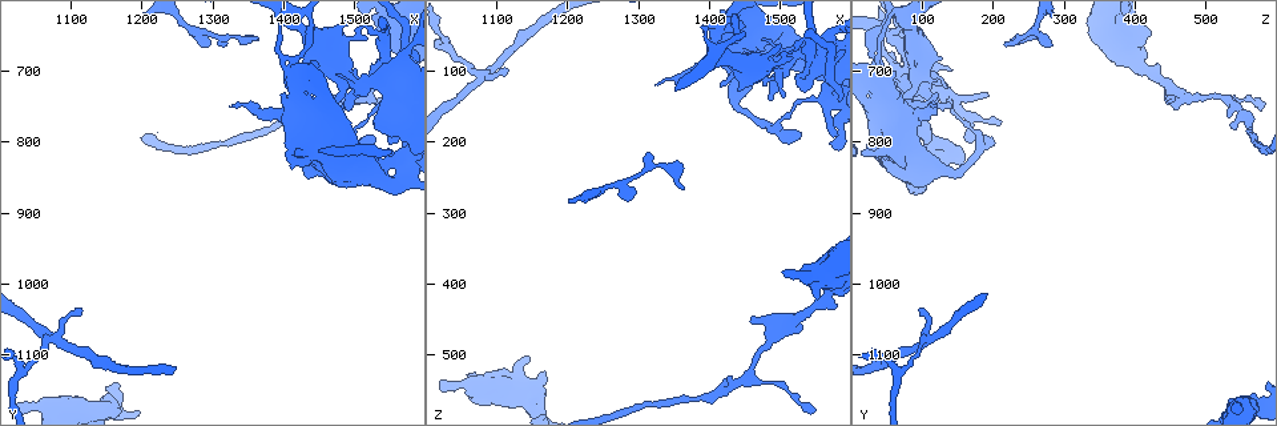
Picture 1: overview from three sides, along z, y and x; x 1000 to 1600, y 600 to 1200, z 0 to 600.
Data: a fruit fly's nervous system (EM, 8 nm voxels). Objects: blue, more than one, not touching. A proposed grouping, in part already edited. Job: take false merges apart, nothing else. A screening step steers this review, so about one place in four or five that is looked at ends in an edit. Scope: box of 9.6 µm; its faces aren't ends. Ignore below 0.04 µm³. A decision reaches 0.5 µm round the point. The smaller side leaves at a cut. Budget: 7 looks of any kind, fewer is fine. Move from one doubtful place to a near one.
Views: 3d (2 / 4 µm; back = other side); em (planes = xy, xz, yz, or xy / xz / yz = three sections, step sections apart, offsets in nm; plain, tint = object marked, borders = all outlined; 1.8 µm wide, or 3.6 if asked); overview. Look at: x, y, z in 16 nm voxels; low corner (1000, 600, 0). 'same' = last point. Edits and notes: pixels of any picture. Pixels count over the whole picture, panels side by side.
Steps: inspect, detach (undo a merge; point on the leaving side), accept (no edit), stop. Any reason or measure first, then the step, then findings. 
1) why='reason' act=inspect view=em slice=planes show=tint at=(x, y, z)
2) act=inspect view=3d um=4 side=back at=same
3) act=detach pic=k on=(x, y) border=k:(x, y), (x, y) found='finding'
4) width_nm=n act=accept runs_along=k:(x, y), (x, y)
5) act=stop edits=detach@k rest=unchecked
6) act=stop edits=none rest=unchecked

why='three-way junction' act=inspect view=em slice=planes show=plain at=(1080, 1080, 115)

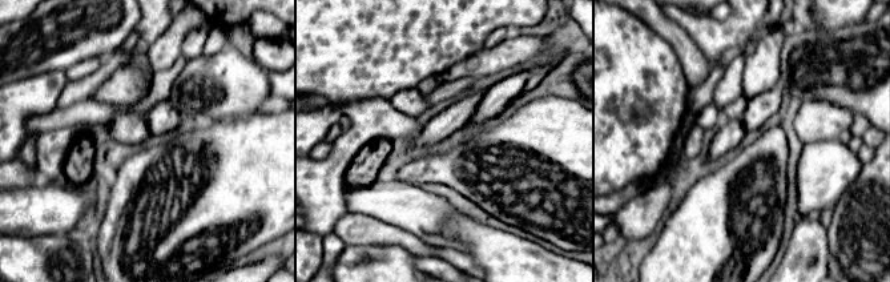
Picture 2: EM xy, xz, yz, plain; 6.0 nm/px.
why='with the object marked' act=inspect view=em slice=planes show=tint at=same

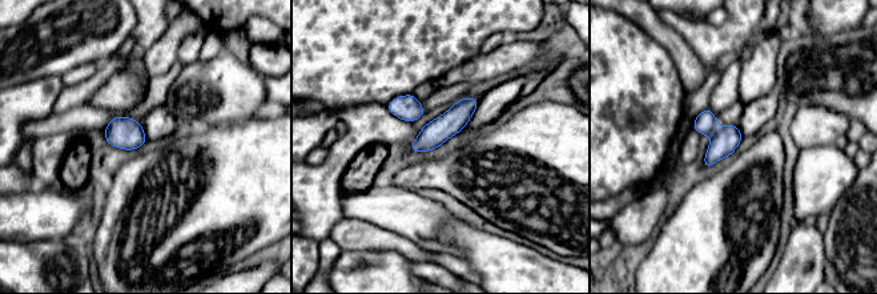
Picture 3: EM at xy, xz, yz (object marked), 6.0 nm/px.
act=detach pic=3 on=(705, 123) border=3:(719, 125), (711, 133) found='a second neuron is stuck on'

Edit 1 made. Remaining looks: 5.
act=inspect view=overview

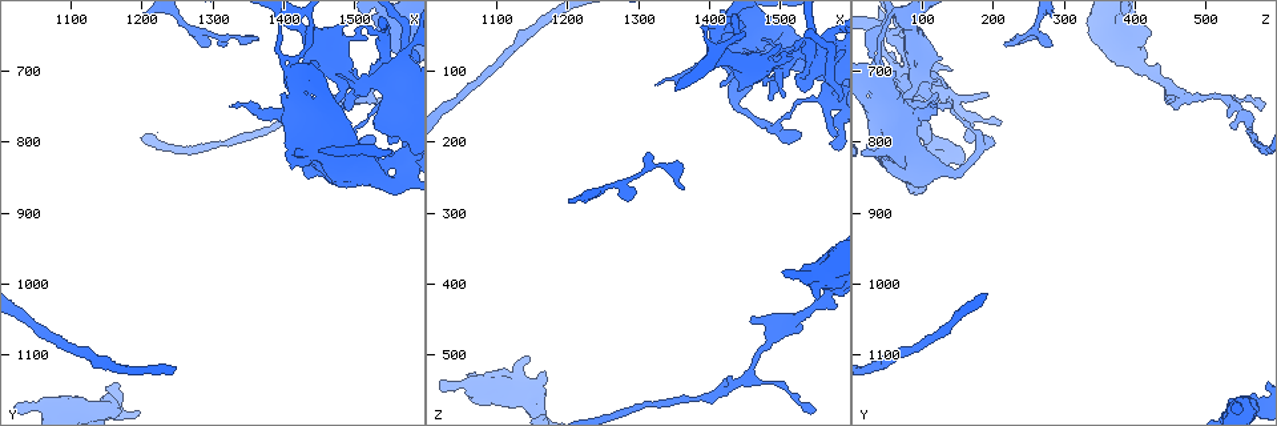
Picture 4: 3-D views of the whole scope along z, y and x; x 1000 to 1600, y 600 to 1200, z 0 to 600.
why='calibre changes' act=inspect view=3d um=4 at=(1475, 740, 495)

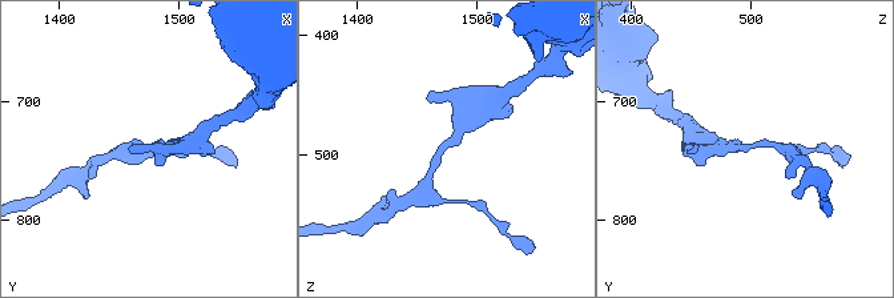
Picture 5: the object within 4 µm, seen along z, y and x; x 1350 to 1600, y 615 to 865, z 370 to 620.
arm_widths_nm=200,260 act=inspect view=em slice=planes show=borders at=(1474, 740, 492)

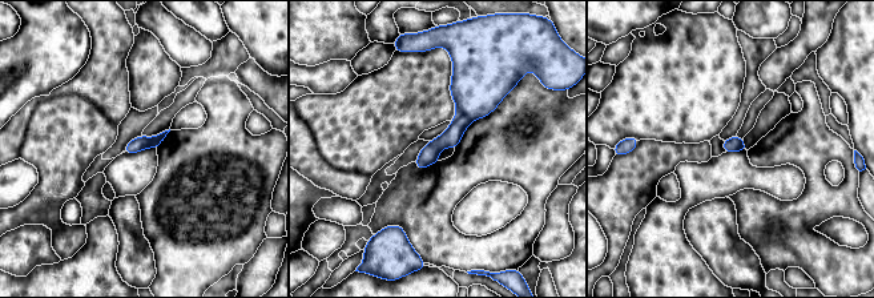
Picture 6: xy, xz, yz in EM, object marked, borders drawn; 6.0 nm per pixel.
width_nm=90 act=detach pic=6 on=(451, 137) part_leaving=6:(463, 119), (419, 165) found='two neurons meet here'

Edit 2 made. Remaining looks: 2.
why='arms part here' act=inspect view=em slice=planes show=tint at=(1415, 705, 40)

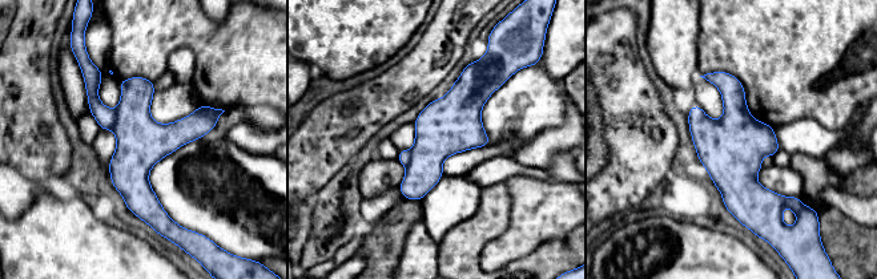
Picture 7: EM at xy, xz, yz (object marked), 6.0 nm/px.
act=detach pic=7 on=(105, 117) part_leaving=7:(97, 73), (93, 102), (107, 126) found='two neurons meet here'

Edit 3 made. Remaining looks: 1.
act=stop edits=detach@3,detach@6,detach@7 rest=unchecked

